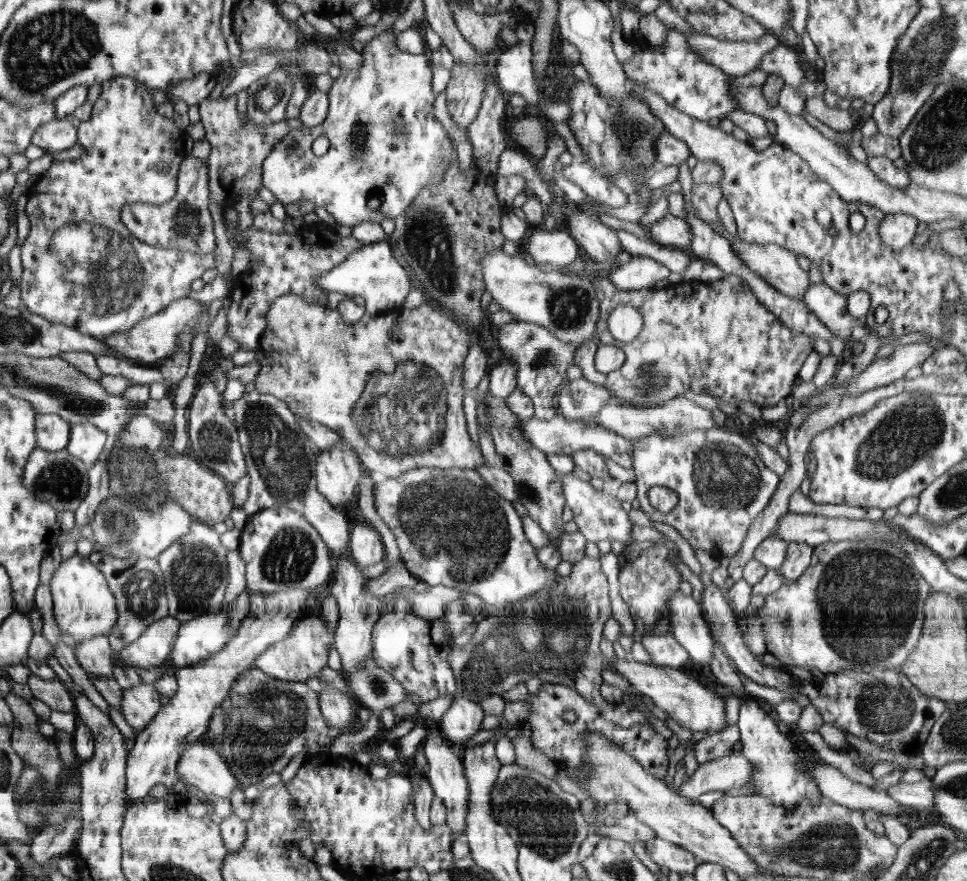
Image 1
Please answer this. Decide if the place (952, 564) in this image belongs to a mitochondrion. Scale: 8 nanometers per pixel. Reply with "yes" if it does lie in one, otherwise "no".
no

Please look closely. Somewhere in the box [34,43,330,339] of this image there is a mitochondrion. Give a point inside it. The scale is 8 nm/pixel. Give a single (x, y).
(92, 269)

